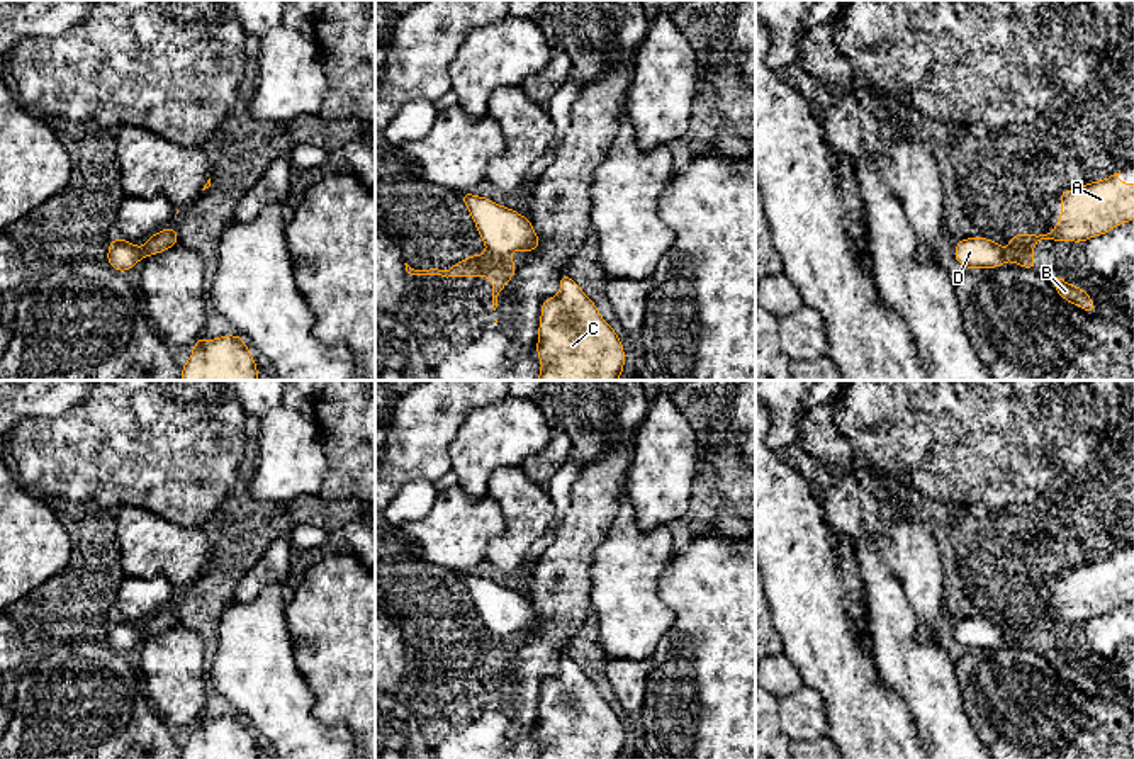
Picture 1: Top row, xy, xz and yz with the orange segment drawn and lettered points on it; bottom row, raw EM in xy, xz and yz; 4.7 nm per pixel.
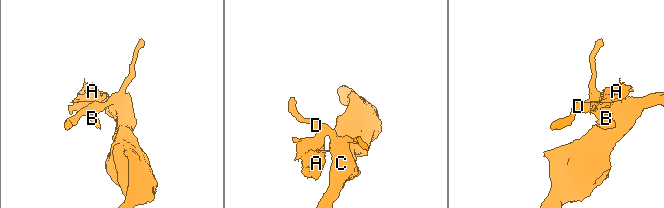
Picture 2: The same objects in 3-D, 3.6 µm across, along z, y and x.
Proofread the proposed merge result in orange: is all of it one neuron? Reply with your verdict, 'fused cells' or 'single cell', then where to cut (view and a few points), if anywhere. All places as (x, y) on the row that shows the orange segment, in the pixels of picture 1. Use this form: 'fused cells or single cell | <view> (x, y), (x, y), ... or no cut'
fused cells | xz (488, 248), (505, 257)

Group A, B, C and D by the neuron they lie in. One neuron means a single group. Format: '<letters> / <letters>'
A B / C D

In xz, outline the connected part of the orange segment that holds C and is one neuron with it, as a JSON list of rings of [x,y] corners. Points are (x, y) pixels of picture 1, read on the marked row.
[[[567,272],[560,275],[559,284],[560,294],[542,302],[535,345],[542,370],[536,380],[618,380],[625,368],[620,336]]]

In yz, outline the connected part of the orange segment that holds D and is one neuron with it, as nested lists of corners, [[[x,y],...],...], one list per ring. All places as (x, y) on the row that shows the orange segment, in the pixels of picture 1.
[[[973,236],[956,243],[954,258],[964,268],[1000,268],[1005,263],[1005,250],[1002,245]]]

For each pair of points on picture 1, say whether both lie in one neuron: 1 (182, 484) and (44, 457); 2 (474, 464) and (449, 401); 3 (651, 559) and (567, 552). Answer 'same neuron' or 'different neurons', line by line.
1: same neuron
2: different neurons
3: different neurons

